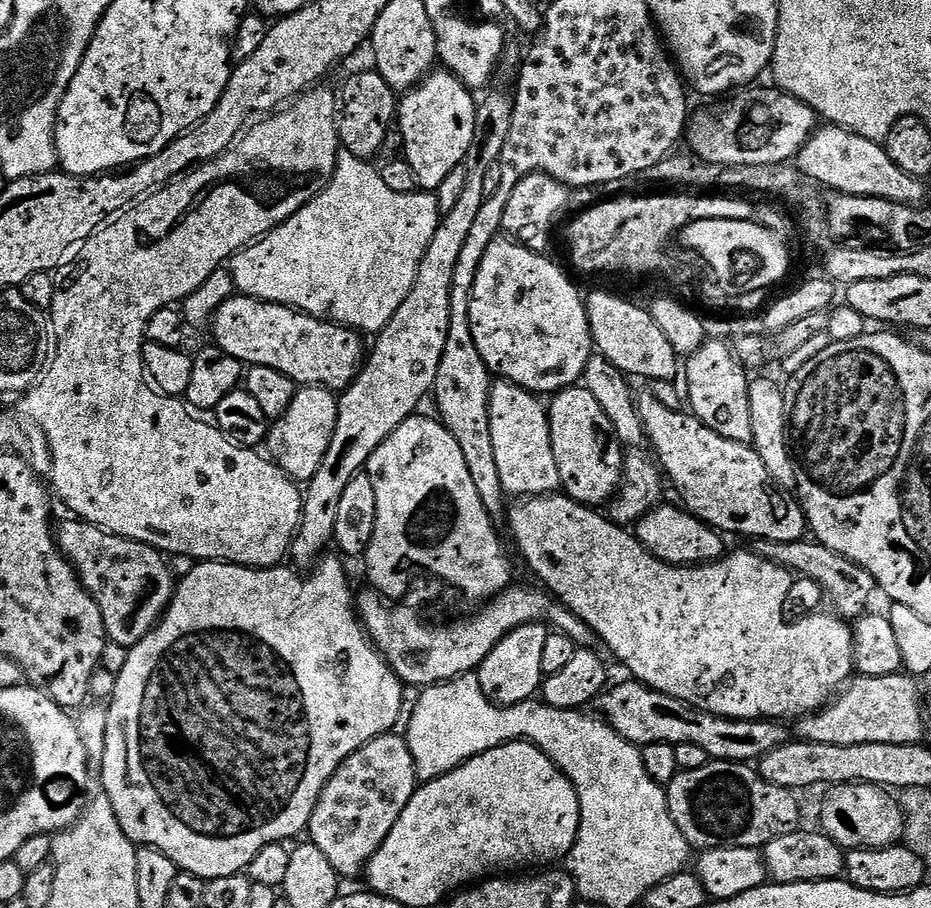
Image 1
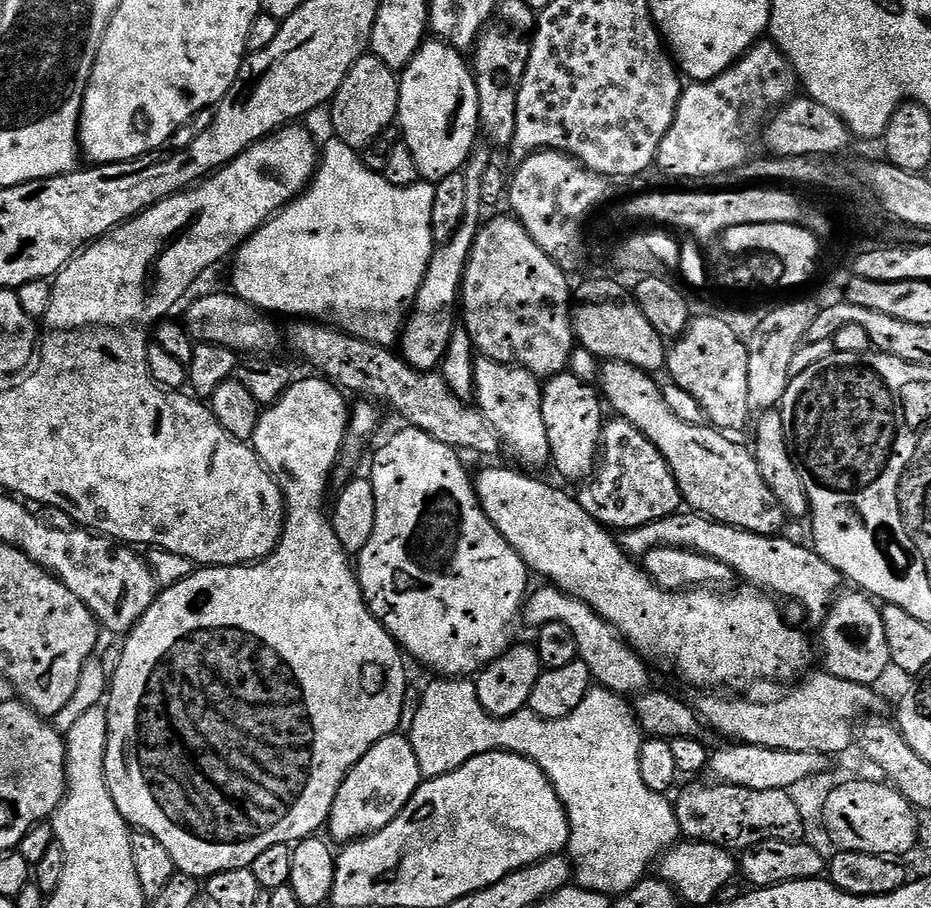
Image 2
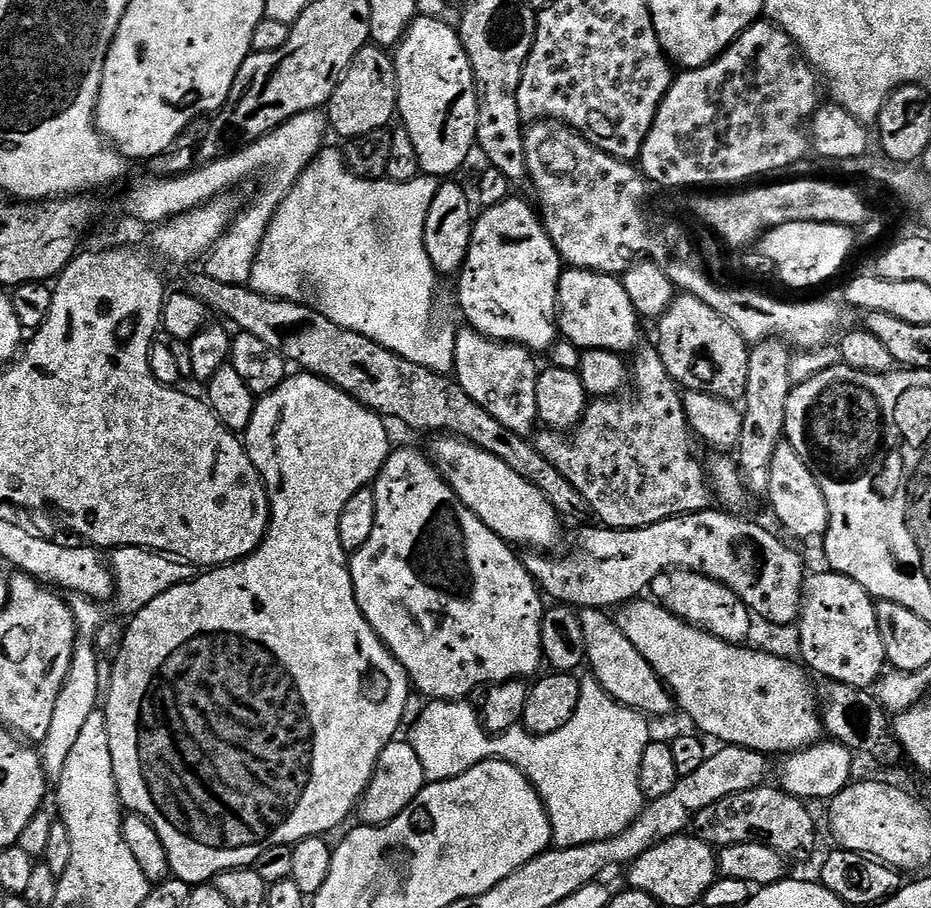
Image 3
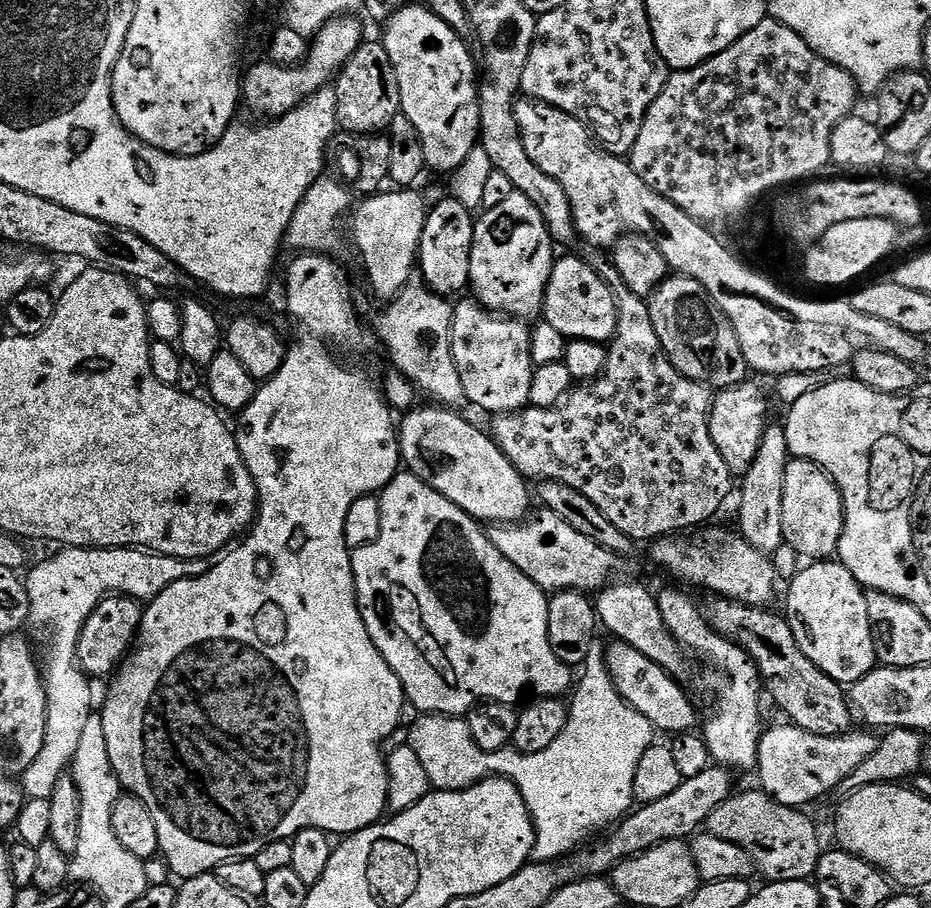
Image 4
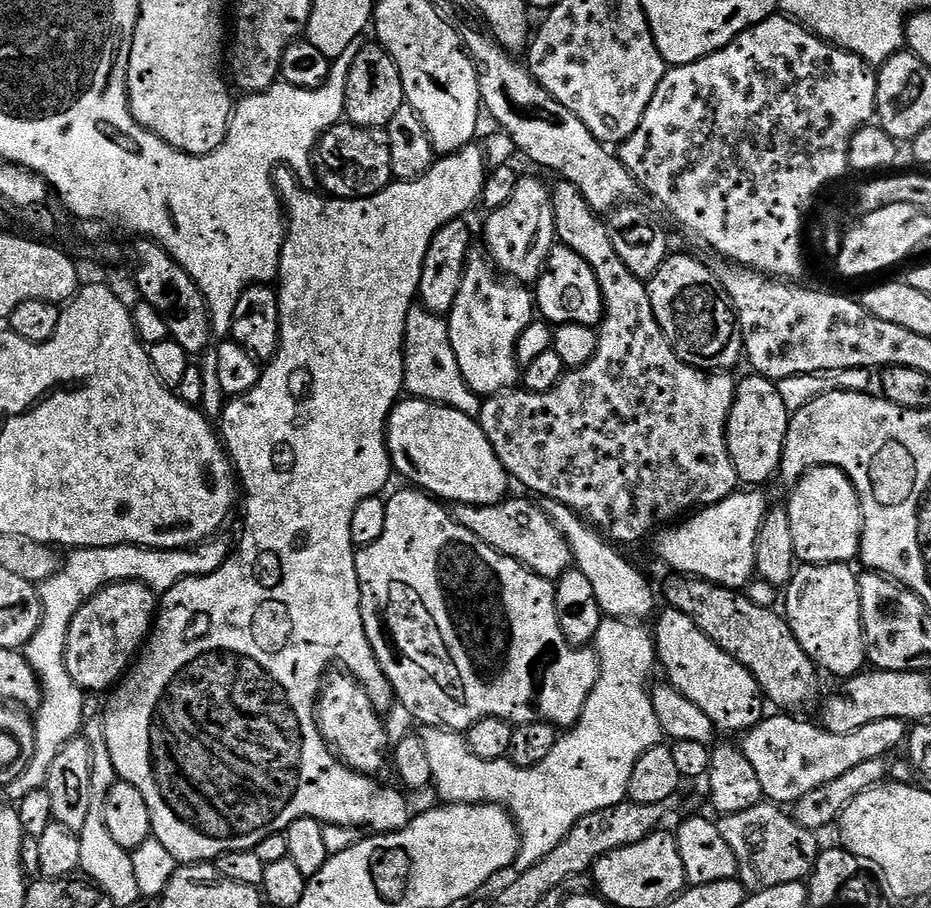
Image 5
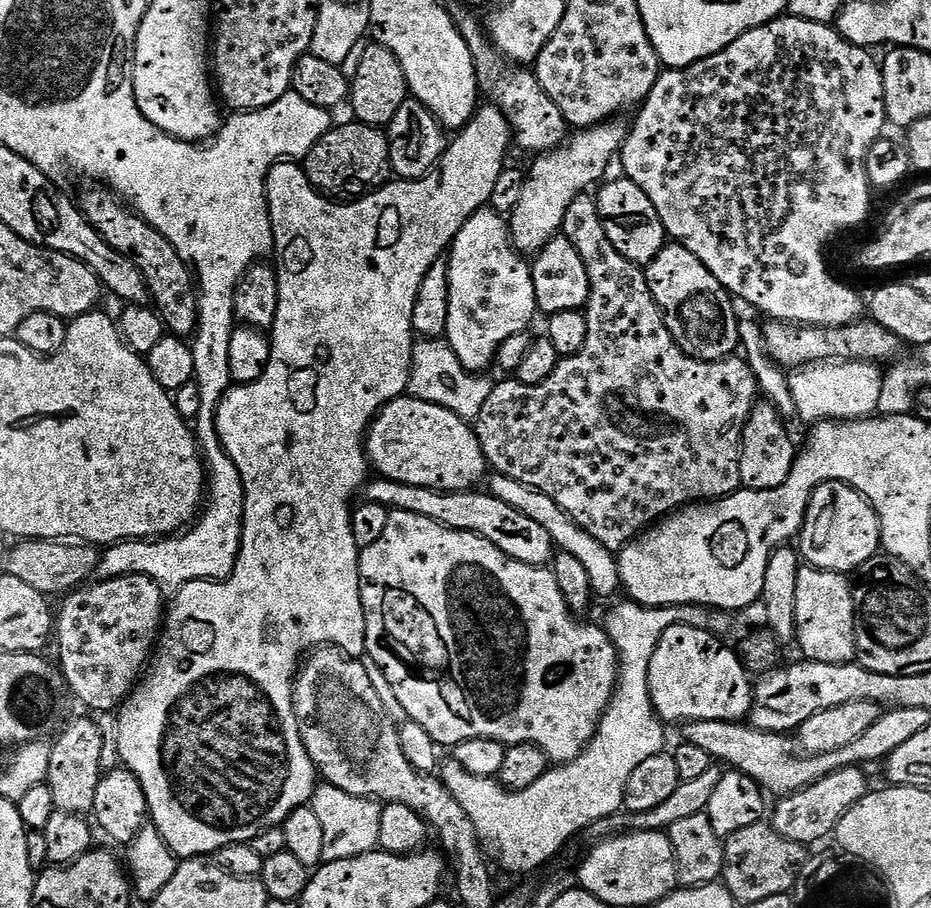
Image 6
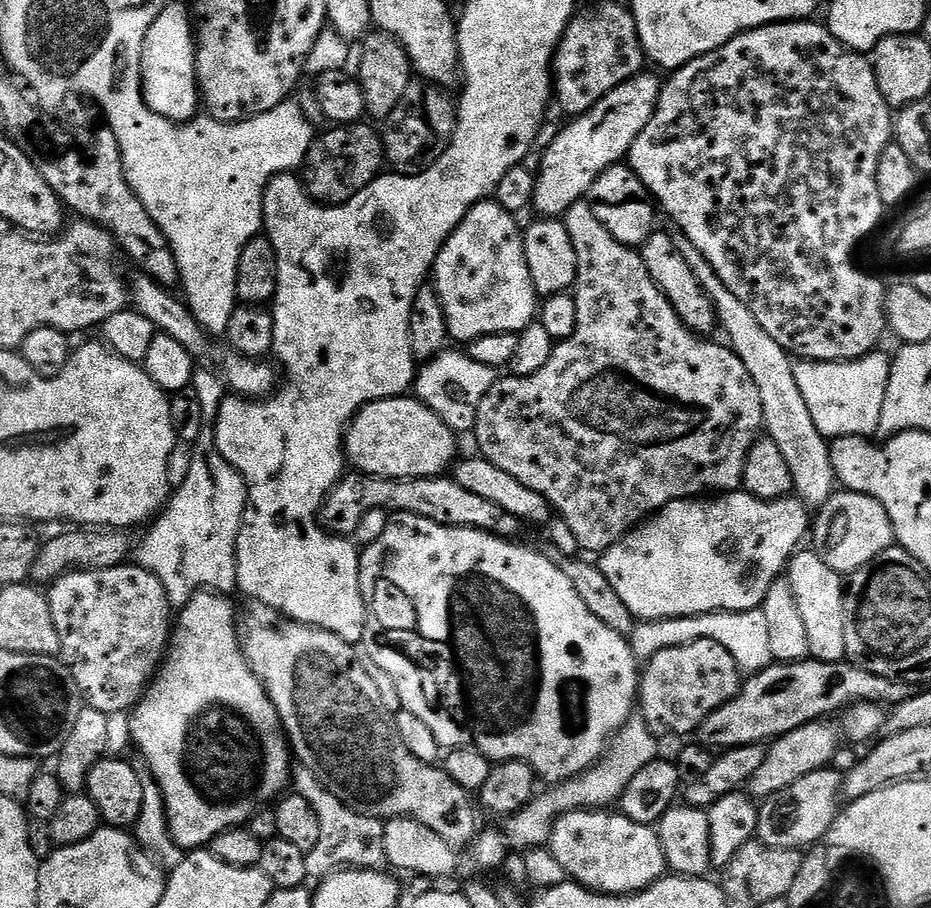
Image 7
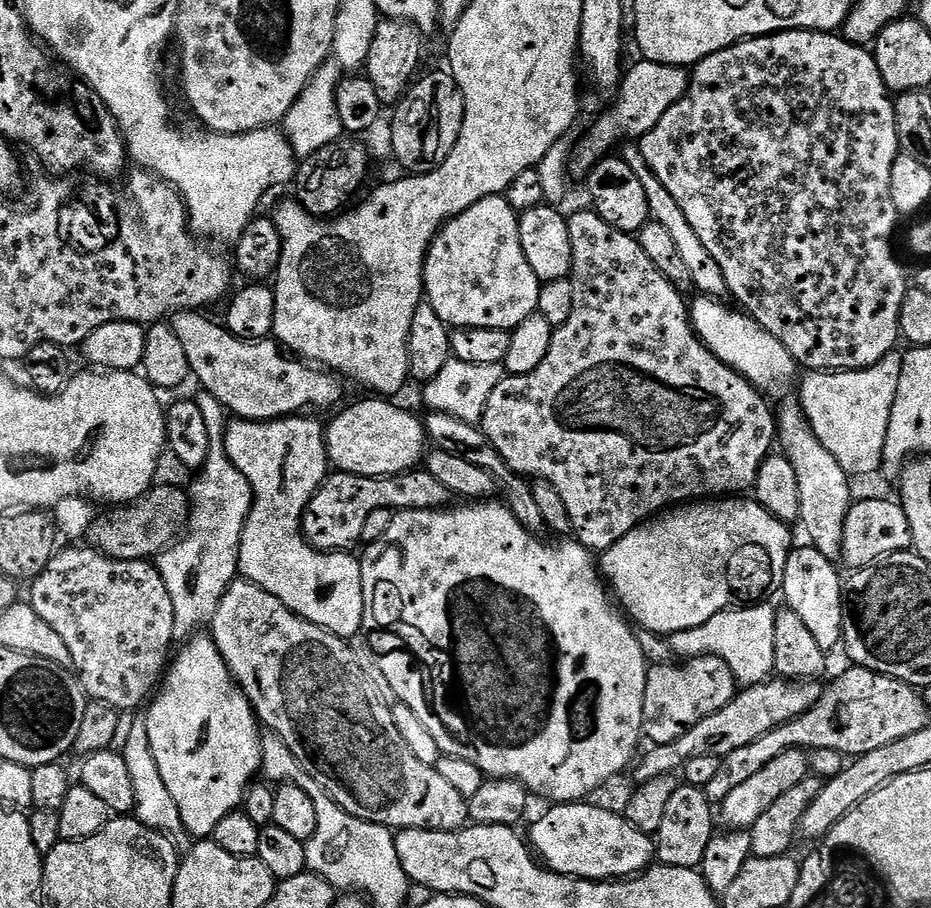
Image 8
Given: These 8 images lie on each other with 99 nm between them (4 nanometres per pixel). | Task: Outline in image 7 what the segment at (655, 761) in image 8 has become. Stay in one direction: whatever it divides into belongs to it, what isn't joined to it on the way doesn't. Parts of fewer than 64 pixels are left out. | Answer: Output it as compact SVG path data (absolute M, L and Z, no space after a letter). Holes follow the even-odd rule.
M811 658L793 664L773 662L762 671L749 675L733 700L711 712L700 723L698 740L709 750L764 744L790 730L798 730L798 726L831 717L831 712L847 710L853 704L895 706L908 699L913 691L913 685L902 680L870 674L847 662L822 662Z

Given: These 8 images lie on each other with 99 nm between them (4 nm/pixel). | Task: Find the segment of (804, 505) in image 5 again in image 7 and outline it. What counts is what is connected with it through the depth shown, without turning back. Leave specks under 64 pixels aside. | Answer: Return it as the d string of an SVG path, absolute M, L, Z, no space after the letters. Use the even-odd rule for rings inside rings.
M837 490L819 509L818 515L814 520L814 536L816 532L816 544L821 558L830 566L830 570L841 574L851 574L858 571L862 566L866 566L878 554L882 554L886 549L893 547L896 535L890 522L890 514L878 503L873 496L867 496L861 492L850 492L847 490Z

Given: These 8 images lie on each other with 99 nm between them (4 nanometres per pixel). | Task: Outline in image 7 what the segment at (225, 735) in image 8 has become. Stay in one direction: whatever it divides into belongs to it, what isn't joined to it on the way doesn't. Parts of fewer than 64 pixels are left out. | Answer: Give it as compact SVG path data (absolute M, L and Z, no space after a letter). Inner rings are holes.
M201 590L190 598L188 604L179 609L174 620L174 627L170 632L168 650L164 654L164 659L156 675L152 677L152 683L148 685L144 697L140 699L139 704L130 713L132 740L140 747L140 752L144 755L145 762L148 763L145 764L147 771L151 772L156 784L160 787L161 794L164 795L164 809L168 815L168 828L172 831L174 842L179 848L185 850L203 849L205 846L211 845L213 838L218 834L222 834L231 828L247 825L255 812L271 805L285 791L283 788L287 784L289 787L290 773L294 768L294 756L290 751L288 738L284 734L284 726L280 722L278 710L268 696L264 683L257 678L252 667L244 661L244 651L240 648L238 635L238 612L232 609L232 604L228 599L227 595L217 594L211 590Z

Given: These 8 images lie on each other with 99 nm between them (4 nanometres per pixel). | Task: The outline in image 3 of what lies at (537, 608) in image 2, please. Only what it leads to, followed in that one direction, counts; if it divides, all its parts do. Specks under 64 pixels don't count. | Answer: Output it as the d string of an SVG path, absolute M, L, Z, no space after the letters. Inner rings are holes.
M585 608L580 612L582 634L586 634L586 650L584 655L587 663L597 664L600 667L598 679L602 690L616 699L618 704L633 708L645 717L668 716L674 712L674 697L668 691L660 675L652 669L652 664L638 654L634 642L622 634L616 625L615 619L607 611L598 608Z

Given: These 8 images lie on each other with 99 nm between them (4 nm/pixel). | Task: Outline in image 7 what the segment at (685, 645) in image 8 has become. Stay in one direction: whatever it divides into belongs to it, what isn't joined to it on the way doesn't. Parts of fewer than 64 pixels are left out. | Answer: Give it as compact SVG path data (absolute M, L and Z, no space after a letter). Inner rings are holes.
M760 608L745 612L708 612L705 616L679 616L673 620L646 620L637 623L630 637L632 652L640 662L648 661L655 652L660 652L663 648L699 640L713 640L718 642L718 646L726 646L744 674L755 674L773 663L766 614Z

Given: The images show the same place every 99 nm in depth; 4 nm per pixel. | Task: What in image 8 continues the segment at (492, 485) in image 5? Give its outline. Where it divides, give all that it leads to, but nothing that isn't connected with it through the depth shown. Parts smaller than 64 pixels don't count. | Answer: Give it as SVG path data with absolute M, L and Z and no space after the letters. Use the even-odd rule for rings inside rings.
M388 398L360 400L349 408L341 407L332 421L327 421L324 445L329 465L337 472L359 476L397 476L411 472L426 456L424 420L392 404Z

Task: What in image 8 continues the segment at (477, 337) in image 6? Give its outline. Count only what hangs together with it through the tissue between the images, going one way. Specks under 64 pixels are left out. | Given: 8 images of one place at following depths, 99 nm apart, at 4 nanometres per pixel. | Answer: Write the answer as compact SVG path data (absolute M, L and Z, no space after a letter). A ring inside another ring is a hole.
M503 195L491 196L474 206L470 206L470 210L466 210L448 221L432 239L432 245L428 247L428 257L424 259L424 296L426 303L434 310L434 314L438 314L438 318L442 318L442 322L447 324L449 329L485 328L486 330L511 332L513 328L517 328L519 324L526 322L526 318L537 315L536 307L538 306L541 282L538 274L534 274L534 270L530 270L530 262L526 262L526 254L522 254L522 238L518 234L519 225L520 217L510 206L510 202L504 199Z

